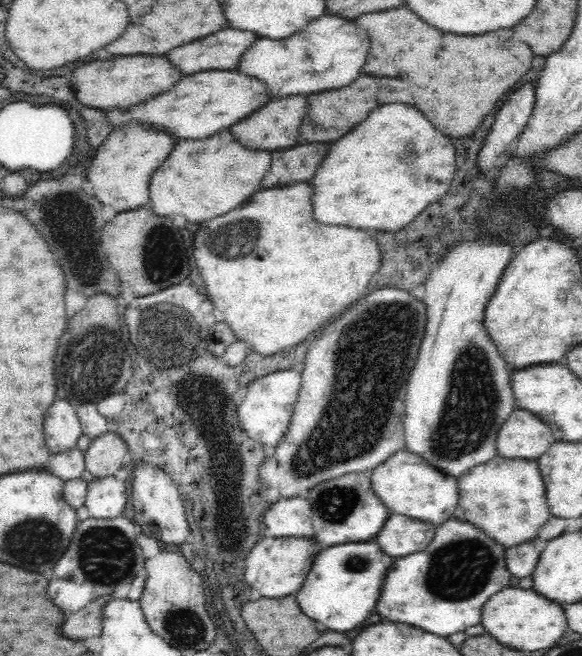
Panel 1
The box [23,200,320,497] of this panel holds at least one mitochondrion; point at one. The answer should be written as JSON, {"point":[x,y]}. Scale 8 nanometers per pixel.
{"point":[99,348]}

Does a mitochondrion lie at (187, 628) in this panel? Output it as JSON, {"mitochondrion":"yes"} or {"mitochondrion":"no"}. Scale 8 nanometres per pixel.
{"mitochondrion":"yes"}

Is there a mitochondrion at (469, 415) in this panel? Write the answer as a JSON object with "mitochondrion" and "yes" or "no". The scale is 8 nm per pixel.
{"mitochondrion":"yes"}

